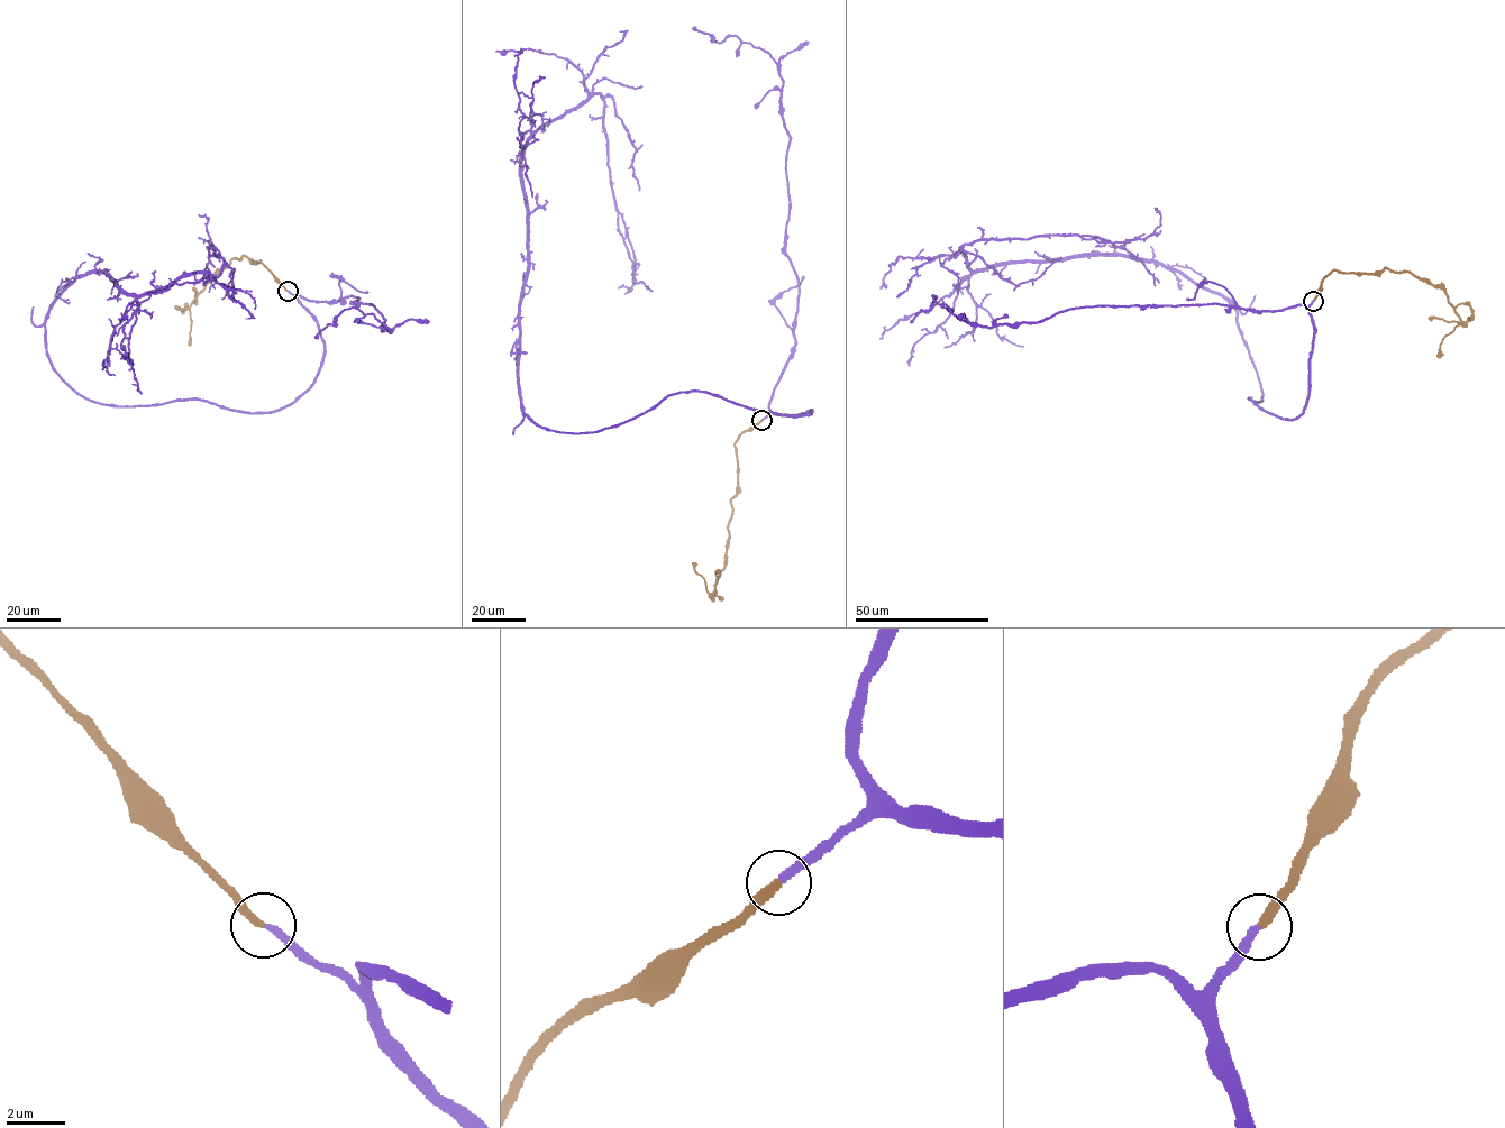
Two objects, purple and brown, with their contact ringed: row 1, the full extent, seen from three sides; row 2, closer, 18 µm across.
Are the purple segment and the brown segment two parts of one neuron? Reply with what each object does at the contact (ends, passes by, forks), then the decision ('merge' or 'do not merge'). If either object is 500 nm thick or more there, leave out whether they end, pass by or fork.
purple ends; brown ends; merge

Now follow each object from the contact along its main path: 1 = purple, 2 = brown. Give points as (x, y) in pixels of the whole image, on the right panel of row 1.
1: (1313, 301), (1309, 393), (1280, 418), (1248, 397), (1237, 311), (1179, 273), (955, 257), (1142, 239), (1157, 208)
2: (1313, 301), (1333, 271), (1376, 273), (1388, 268), (1439, 285), (1464, 324), (1429, 320)

